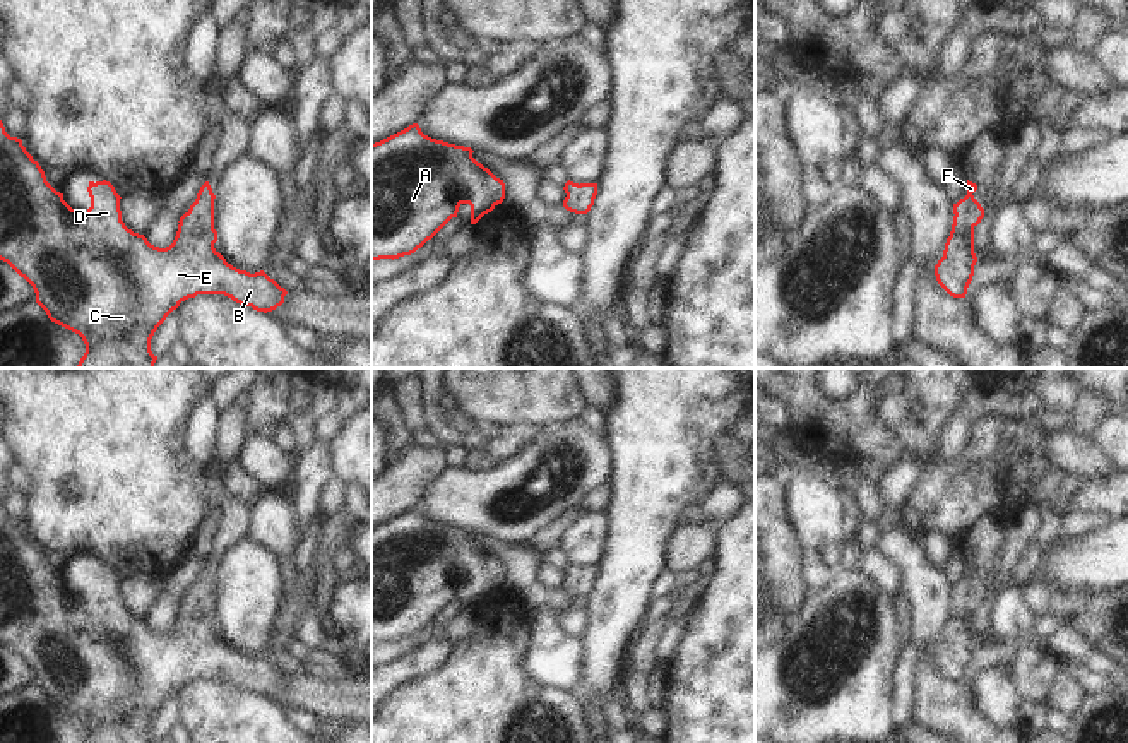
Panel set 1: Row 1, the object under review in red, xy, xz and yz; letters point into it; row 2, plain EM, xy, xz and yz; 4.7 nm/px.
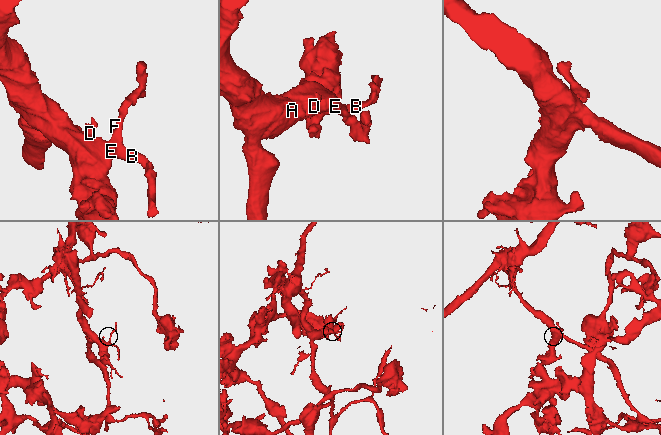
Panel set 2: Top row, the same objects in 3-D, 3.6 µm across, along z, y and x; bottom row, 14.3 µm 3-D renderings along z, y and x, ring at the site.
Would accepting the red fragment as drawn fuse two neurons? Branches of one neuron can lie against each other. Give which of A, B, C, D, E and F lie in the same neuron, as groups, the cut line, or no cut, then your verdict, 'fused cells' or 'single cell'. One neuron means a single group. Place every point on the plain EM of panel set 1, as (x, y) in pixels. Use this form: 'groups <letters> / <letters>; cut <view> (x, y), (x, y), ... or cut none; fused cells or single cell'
groups A B C D E F; cut none; single cell

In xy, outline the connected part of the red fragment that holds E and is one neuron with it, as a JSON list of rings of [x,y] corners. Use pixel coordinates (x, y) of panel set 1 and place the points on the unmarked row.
[[[0,503],[0,644],[33,669],[36,687],[51,705],[82,721],[86,736],[80,743],[157,743],[151,734],[154,716],[181,685],[197,678],[224,678],[264,697],[284,687],[288,675],[264,654],[255,657],[240,654],[214,632],[217,625],[214,613],[216,579],[209,565],[200,570],[195,585],[180,601],[176,620],[166,632],[151,628],[144,618],[125,609],[120,594],[122,580],[110,565],[89,565],[87,575],[91,580],[87,596],[72,592],[63,584],[63,577],[46,565],[45,555],[26,534],[22,524],[10,520]]]

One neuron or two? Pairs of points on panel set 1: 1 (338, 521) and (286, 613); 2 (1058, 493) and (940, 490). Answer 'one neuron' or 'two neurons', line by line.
1: one neuron
2: one neuron

